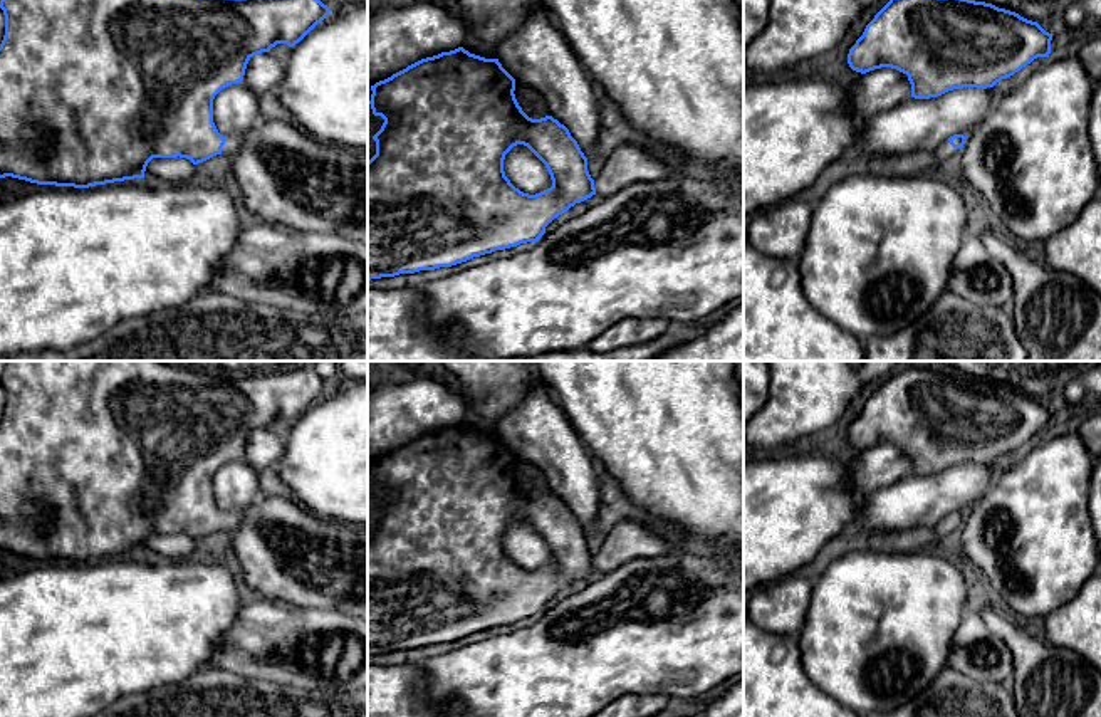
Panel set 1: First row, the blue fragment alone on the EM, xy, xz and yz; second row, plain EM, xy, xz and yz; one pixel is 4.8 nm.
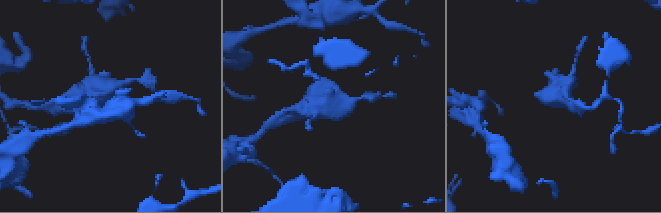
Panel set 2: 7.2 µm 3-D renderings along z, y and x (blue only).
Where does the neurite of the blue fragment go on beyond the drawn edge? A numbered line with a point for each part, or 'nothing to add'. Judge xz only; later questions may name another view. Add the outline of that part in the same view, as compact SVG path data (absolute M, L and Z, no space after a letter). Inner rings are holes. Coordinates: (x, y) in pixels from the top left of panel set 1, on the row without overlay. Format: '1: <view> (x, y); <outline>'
1: xz (628, 539); M621 519L606 536L594 556L594 564L599 573L606 574L631 559L668 554L670 549L671 542L643 522Z

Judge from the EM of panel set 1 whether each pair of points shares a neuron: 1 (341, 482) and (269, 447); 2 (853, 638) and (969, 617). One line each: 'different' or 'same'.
1: different
2: different

